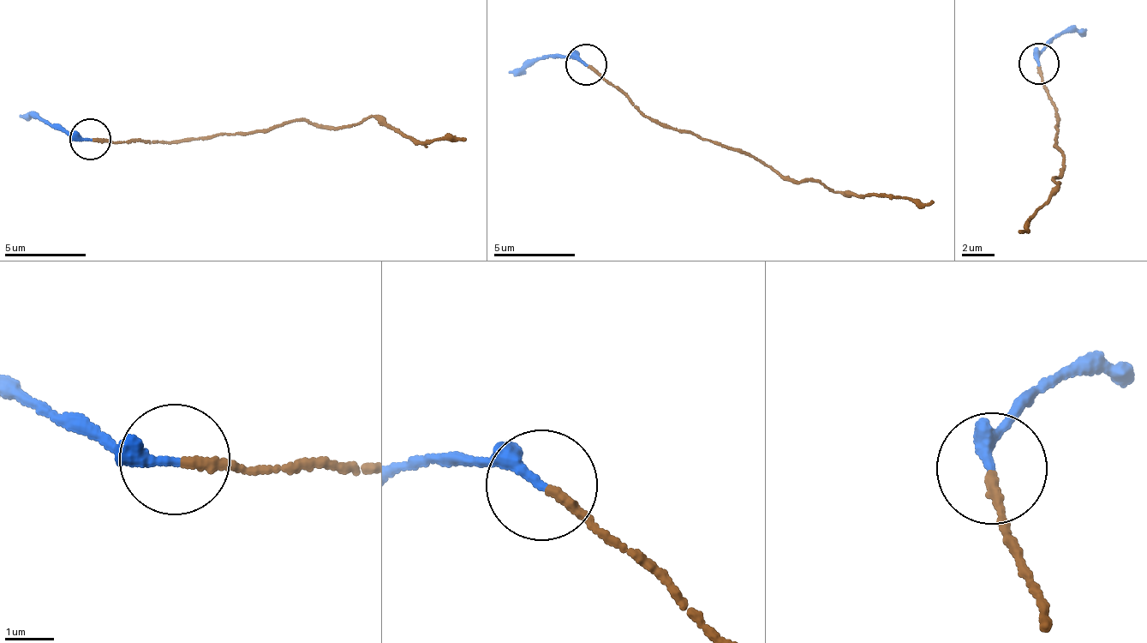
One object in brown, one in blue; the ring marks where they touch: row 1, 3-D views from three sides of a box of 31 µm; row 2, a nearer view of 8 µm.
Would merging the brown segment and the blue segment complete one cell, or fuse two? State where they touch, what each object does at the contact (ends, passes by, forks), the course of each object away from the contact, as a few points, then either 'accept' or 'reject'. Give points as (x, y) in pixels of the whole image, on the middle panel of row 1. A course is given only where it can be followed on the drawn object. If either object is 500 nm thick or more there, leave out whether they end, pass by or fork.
place (586, 64); brown ends; blue passes by; course brown (587, 63), (653, 119), (742, 148), (774, 173), (803, 180), (839, 194), (873, 195), (934, 203); course blue (587, 63), (547, 53), (510, 73); reject

